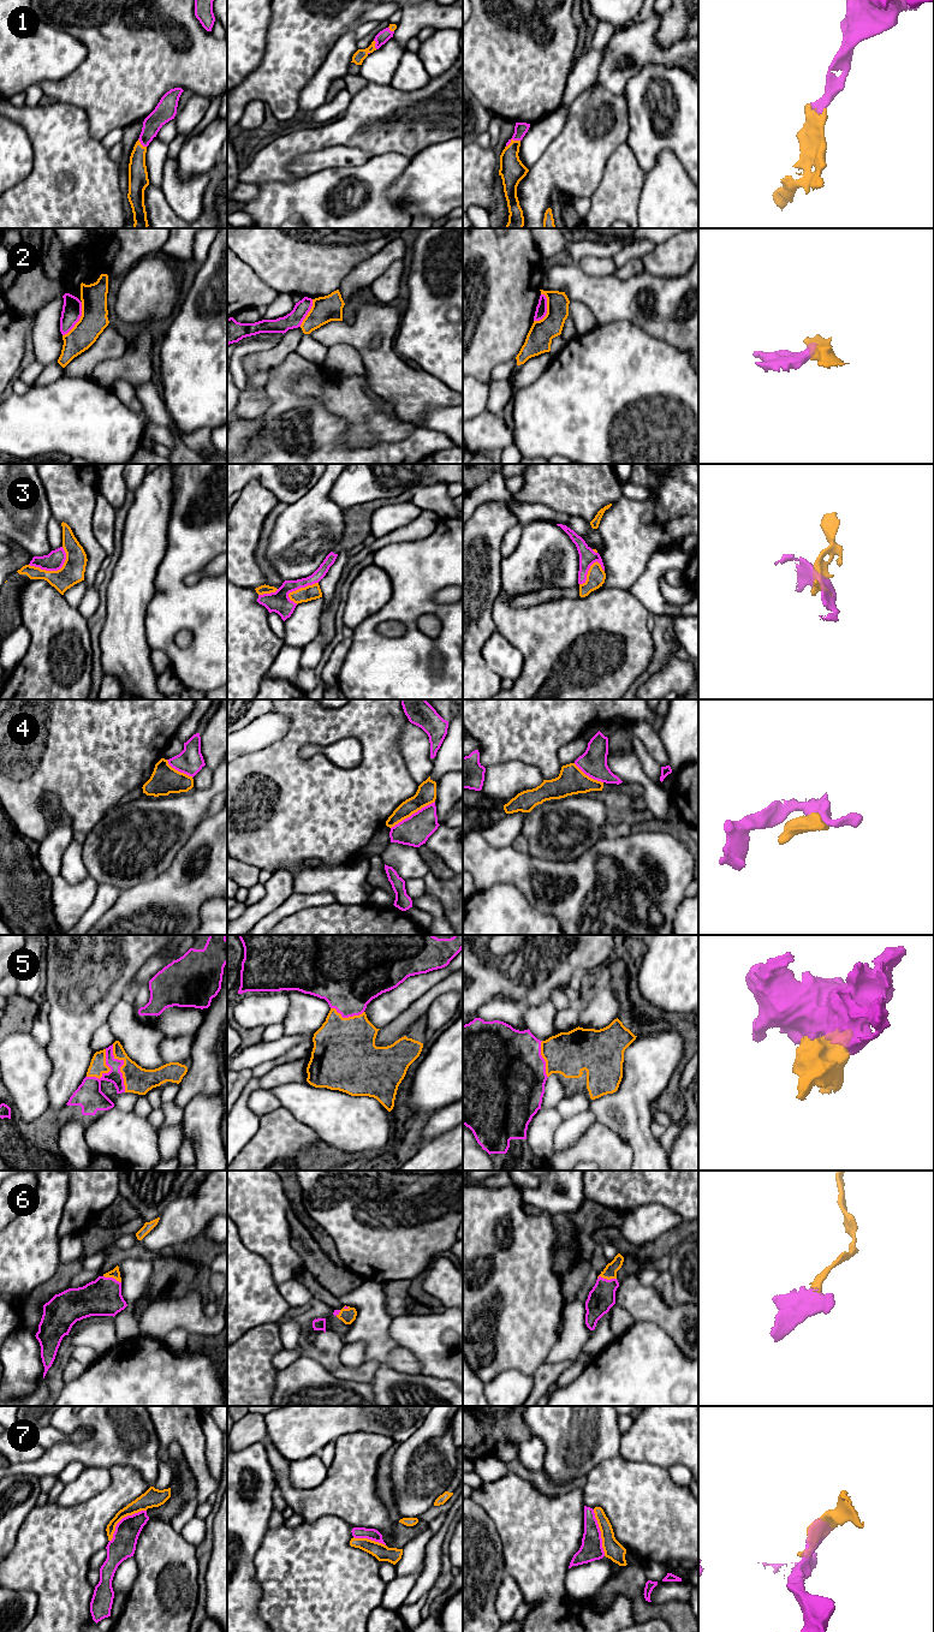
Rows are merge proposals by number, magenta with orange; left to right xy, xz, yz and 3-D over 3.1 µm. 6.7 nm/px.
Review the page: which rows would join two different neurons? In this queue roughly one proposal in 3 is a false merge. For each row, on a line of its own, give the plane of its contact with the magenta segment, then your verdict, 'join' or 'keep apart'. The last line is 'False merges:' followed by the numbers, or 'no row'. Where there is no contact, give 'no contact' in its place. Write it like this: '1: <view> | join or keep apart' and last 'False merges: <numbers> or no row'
1: yz | join
2: xy | keep apart
3: xy | keep apart
4: xz | keep apart
5: xy | join
6: yz | join
7: xy | keep apart
False merges: 2, 3, 4, 7

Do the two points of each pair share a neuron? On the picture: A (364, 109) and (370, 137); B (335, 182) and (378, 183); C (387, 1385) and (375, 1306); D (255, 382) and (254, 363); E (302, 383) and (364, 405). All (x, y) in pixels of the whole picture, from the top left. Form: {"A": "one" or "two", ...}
{"A": "one", "B": "one", "C": "one", "D": "two", "E": "one"}

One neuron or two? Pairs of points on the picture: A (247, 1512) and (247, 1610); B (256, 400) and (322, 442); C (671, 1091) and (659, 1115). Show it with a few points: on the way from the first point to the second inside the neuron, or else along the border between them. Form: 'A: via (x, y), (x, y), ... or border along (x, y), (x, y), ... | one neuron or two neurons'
A: via (245, 1536), (244, 1586) | one neuron
B: border along (265, 388), (267, 409), (260, 416) | two neurons
C: border along (655, 1107), (664, 1111), (672, 1121) | two neurons

